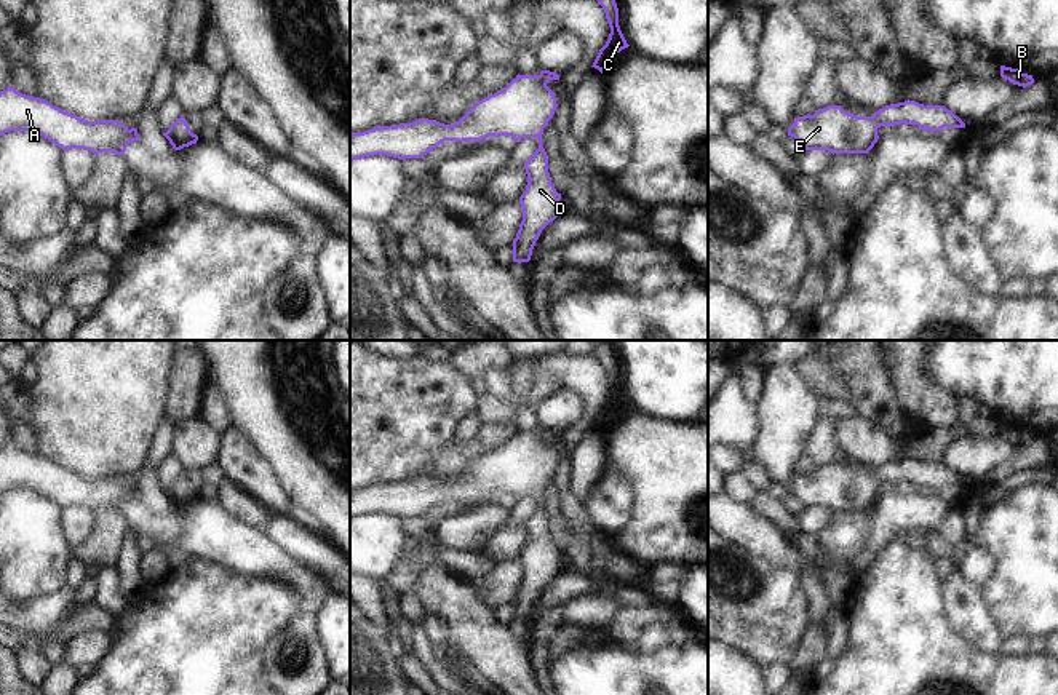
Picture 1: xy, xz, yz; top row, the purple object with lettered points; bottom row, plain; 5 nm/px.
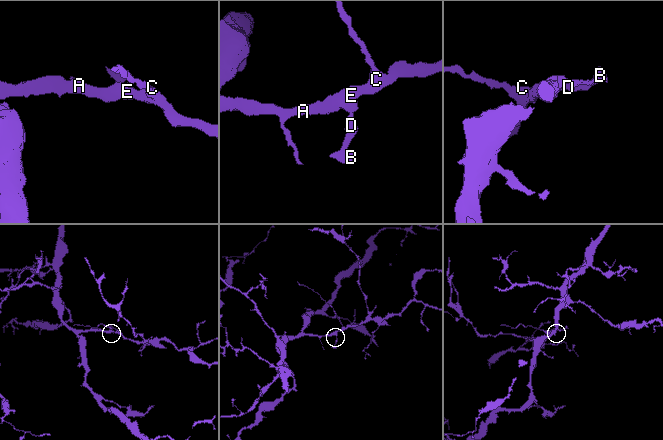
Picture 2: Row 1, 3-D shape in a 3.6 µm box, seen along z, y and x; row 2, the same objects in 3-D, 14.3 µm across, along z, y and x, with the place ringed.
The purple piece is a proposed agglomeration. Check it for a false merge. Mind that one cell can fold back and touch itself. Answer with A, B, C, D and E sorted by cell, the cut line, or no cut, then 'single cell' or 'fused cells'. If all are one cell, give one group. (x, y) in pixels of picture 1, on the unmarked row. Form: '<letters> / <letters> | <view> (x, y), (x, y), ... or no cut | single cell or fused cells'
A B C D E | no cut | single cell

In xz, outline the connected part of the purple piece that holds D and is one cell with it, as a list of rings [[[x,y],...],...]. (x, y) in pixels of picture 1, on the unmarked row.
[[[542,428],[539,433],[516,433],[503,447],[478,459],[459,479],[444,483],[419,476],[396,484],[377,484],[350,492],[350,519],[387,513],[398,518],[422,516],[444,498],[483,498],[489,494],[537,495],[539,506],[524,521],[526,550],[519,554],[523,578],[513,598],[513,620],[529,620],[542,588],[558,575],[561,551],[548,530],[542,492],[558,465],[555,451],[547,444],[559,433]]]

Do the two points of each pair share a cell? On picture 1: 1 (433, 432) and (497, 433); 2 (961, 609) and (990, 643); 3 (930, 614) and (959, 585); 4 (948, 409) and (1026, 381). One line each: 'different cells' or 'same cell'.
1: different cells
2: same cell
3: different cells
4: different cells

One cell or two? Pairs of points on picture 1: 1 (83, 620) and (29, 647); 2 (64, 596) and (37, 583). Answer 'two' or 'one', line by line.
1: two
2: two

